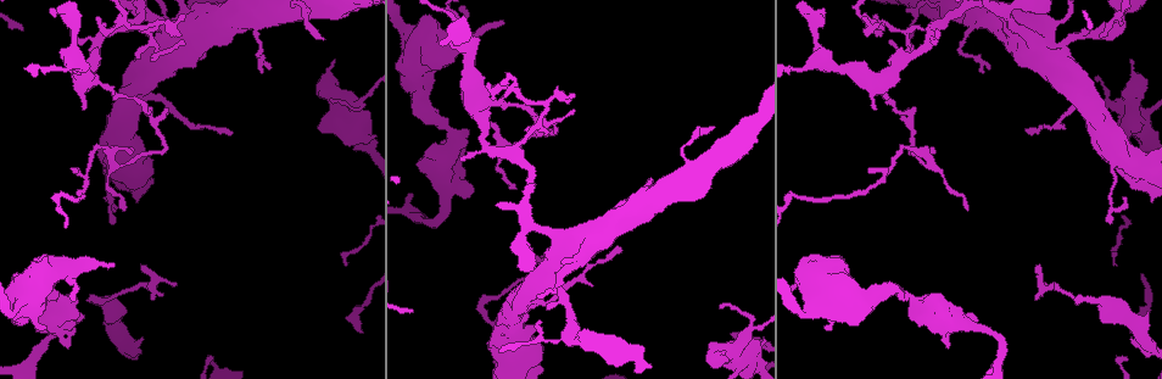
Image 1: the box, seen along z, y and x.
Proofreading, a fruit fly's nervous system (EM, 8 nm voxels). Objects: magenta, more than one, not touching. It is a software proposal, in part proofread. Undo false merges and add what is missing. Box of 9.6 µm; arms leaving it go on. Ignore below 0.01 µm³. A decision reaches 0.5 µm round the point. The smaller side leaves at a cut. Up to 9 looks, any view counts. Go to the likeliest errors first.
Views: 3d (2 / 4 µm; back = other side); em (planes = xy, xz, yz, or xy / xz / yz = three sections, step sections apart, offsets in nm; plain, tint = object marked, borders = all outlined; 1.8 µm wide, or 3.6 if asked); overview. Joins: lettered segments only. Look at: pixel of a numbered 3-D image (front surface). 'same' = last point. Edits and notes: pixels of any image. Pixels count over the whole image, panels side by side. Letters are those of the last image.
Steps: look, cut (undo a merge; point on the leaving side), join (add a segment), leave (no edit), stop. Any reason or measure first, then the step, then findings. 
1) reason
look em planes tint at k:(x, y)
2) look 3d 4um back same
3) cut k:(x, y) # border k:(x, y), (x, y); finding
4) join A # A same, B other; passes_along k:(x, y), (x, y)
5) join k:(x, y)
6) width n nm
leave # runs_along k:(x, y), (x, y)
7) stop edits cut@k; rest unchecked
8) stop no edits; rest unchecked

branch stops here
look em xy step 4 borders at 1:(722, 353)

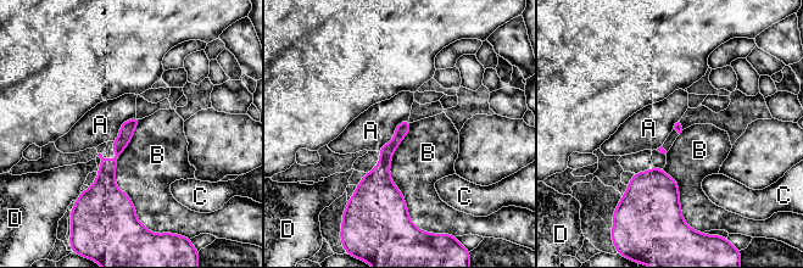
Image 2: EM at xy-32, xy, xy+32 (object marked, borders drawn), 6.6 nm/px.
leave # A other, B other, C other, D other; none of them fits

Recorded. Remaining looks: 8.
a fork
look em 3.6um planes plain at 1:(959, 323)

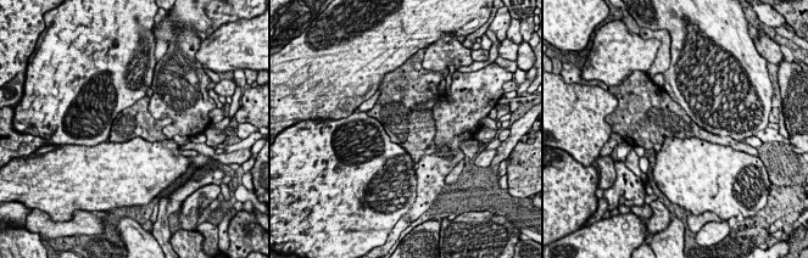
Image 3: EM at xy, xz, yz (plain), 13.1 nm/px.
what lies round it
look em 3.6um planes borders same

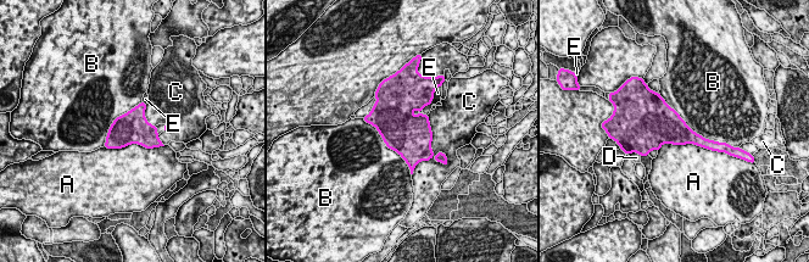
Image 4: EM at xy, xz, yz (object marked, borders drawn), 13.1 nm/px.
width 420 nm
leave # A other, B other, C other, D other, E other; border 4:(165, 145), (104, 146); continuous, no second cell

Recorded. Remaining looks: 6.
three-way junction
look 3d 2um at 1:(517, 155)

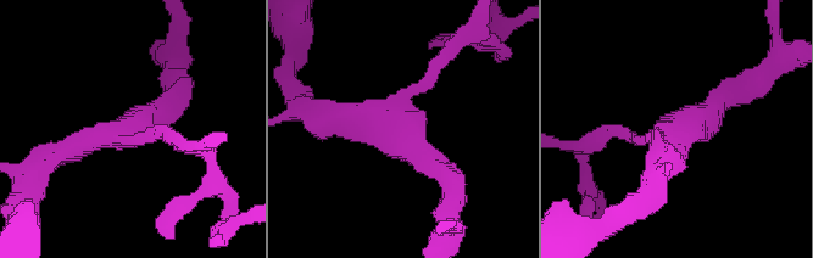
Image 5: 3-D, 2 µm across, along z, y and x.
arms 3
look em planes borders at 5:(677, 130)

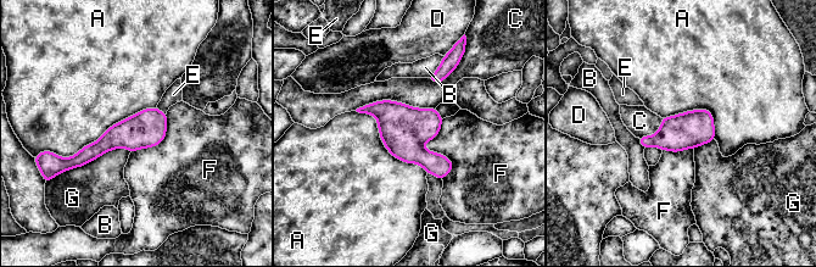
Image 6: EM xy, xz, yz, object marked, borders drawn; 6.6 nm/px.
leave # A other, B other, C other, D other, E other, F other, G other; border 6:(443, 118), (442, 179); all the same cell

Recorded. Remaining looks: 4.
thick end
look em xz step 4 tint at 1:(141, 336)

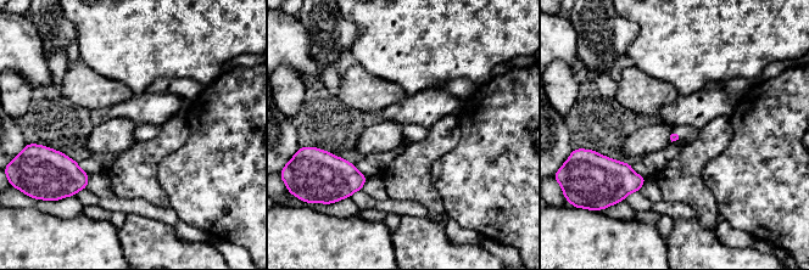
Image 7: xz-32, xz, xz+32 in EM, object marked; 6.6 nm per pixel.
another direction
look em planes tint same

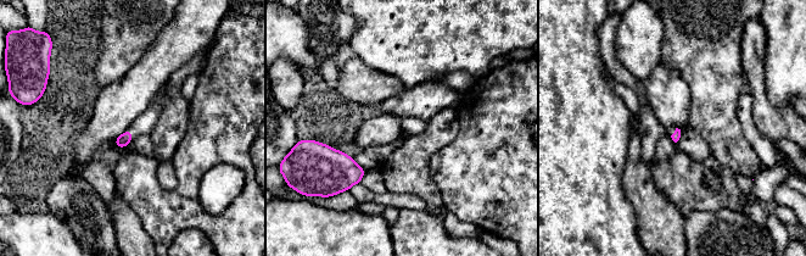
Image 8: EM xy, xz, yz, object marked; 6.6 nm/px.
look em planes borders same

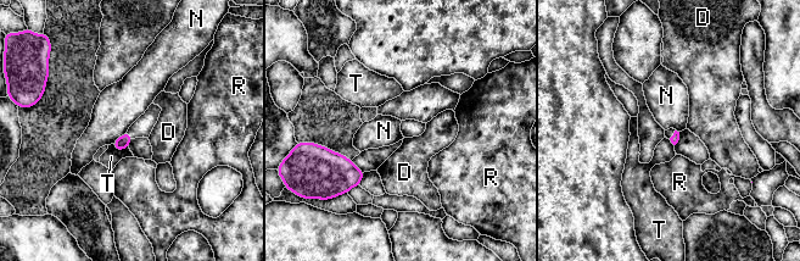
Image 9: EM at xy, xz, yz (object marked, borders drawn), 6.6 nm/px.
leave # D other, N other, R other, T other; border 9:(127, 129), (112, 143); none of them fits

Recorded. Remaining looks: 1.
stop no edits; rest unchecked

